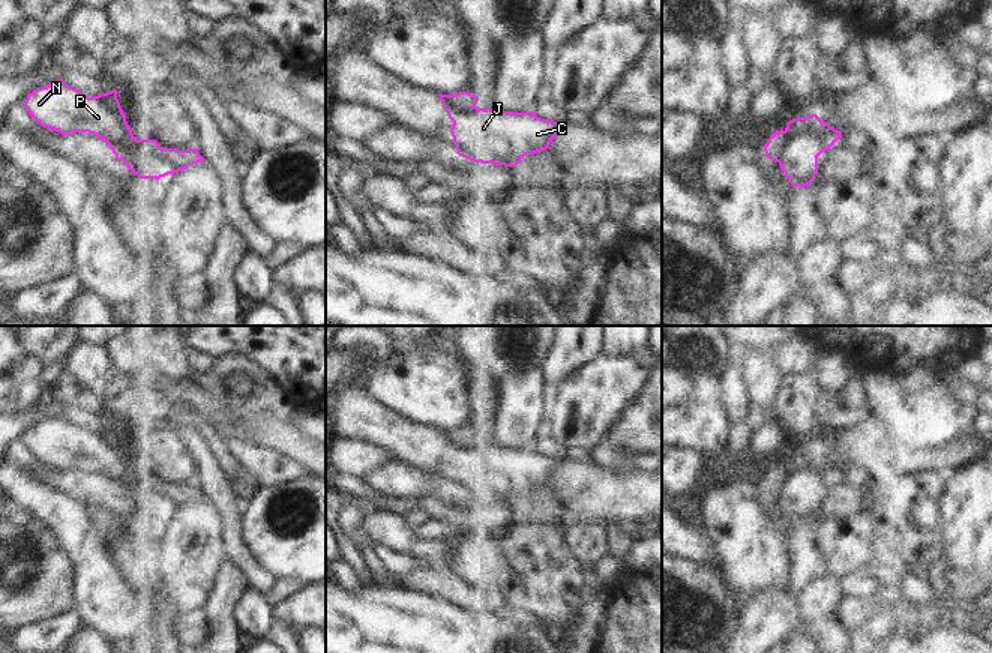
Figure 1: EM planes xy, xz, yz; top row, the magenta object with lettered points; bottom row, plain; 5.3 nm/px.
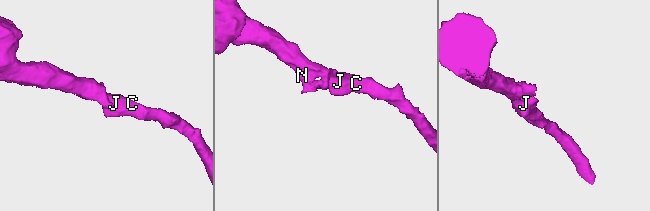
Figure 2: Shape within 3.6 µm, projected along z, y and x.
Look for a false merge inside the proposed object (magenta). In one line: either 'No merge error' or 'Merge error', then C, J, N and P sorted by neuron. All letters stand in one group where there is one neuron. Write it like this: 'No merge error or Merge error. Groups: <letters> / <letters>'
Merge error. Groups: C J / N P

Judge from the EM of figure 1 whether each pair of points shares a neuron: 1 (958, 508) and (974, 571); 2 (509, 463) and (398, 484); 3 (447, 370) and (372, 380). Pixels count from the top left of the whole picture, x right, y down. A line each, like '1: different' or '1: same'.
1: same
2: different
3: same

